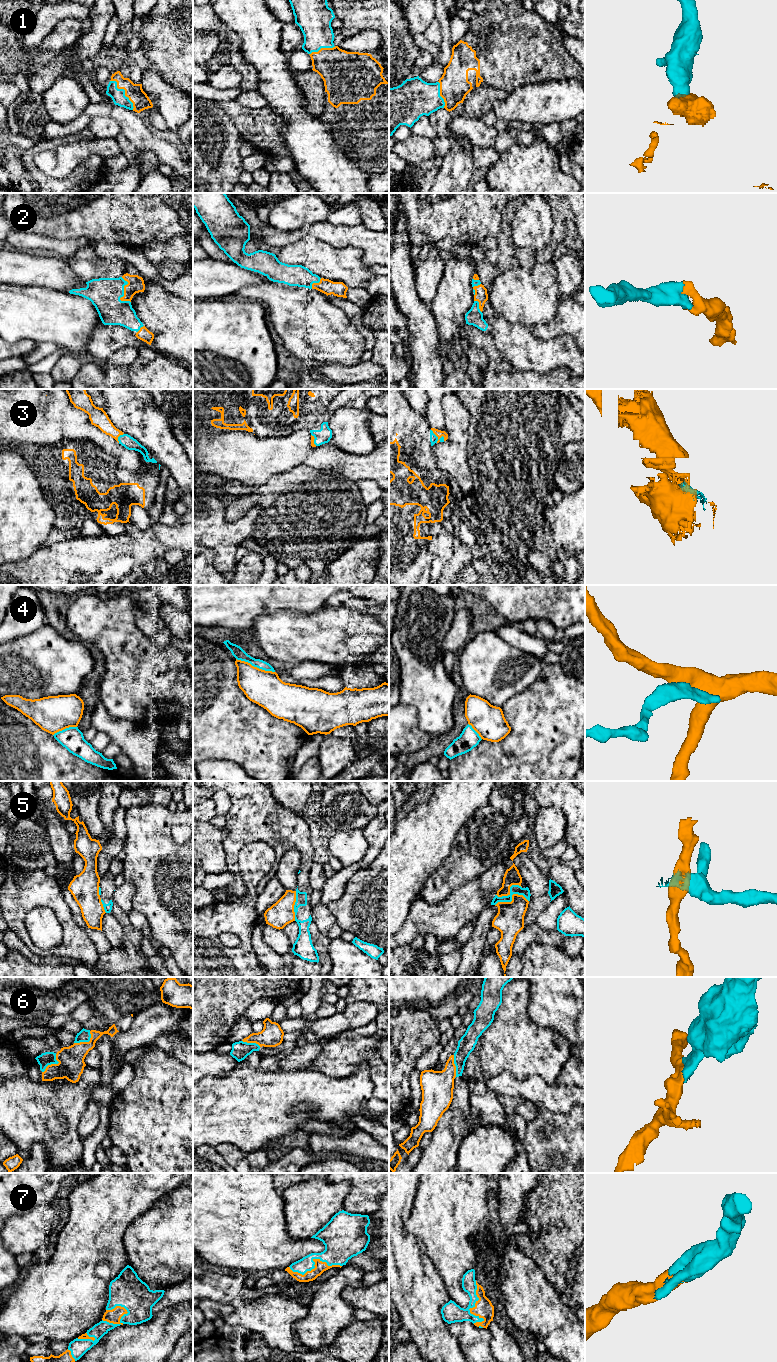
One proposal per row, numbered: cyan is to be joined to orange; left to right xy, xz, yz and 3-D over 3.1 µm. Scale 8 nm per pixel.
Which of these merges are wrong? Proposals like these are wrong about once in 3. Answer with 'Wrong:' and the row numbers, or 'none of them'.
Wrong: 3, 4, 5

